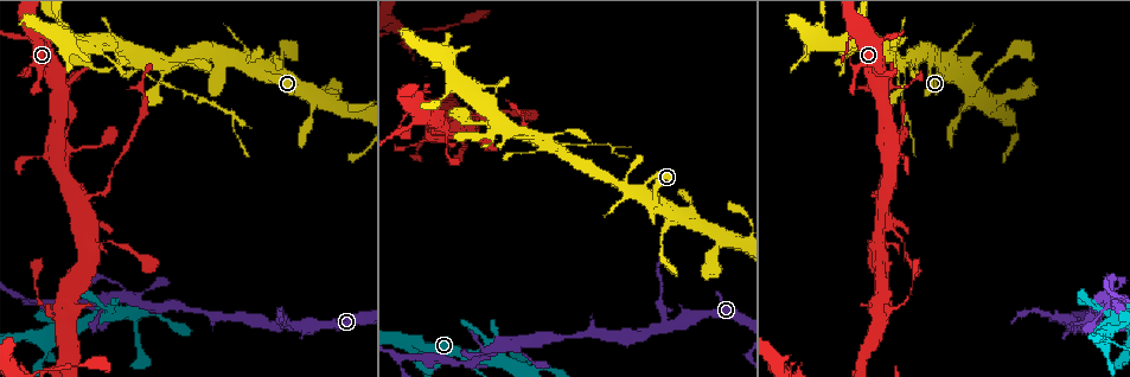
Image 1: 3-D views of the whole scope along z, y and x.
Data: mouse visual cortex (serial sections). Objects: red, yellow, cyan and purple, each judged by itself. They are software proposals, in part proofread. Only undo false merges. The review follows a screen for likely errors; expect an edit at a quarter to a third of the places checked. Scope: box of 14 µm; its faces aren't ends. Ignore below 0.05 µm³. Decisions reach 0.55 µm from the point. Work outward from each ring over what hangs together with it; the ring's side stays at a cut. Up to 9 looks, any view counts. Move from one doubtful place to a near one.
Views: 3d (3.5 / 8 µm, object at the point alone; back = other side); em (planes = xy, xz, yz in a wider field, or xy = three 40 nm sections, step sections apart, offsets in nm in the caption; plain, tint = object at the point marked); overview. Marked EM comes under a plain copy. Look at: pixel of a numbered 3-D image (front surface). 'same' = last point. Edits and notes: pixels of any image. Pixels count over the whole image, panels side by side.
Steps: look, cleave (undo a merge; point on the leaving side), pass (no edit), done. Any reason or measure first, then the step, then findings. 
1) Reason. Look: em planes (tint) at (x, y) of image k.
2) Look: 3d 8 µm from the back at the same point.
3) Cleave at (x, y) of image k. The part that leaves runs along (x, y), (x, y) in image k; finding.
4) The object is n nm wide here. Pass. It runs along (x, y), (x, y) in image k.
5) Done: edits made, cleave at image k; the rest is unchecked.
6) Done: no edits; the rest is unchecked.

Small branch off a trunk. Look: 3d 8 µm at (875, 198) of image 1.

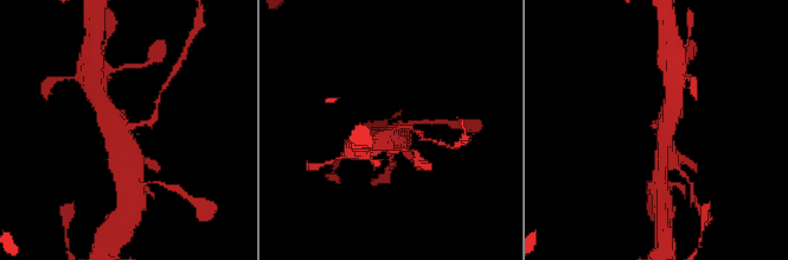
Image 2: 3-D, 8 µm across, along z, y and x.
3 arms meet here; the arms are 150, 500, 600 nm wide. Look: em planes (tint) at (393, 131) of image 2.

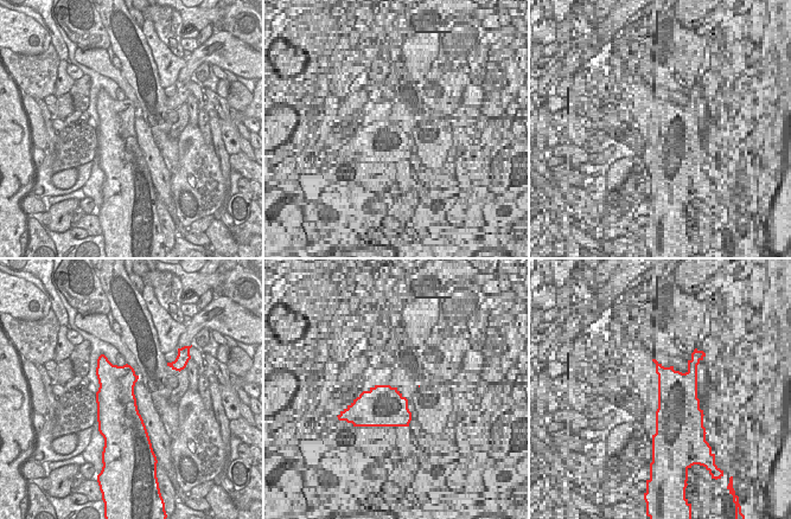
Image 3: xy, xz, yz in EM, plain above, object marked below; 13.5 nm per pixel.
Pass. Continuous, no second cell.

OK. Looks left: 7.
Three-way junction. Look: 3d 3.5 µm at (663, 324) of image 1.

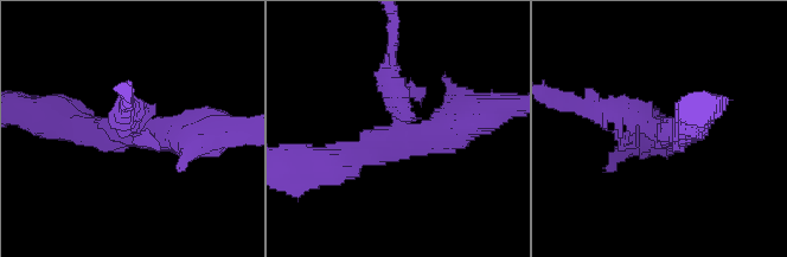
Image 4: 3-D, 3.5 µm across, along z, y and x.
Look: em xy step 2 (tint) at (402, 140) of image 4.

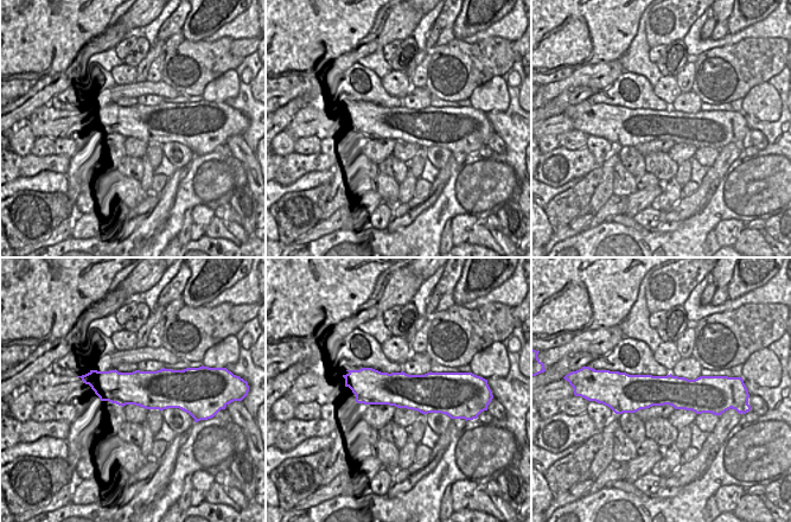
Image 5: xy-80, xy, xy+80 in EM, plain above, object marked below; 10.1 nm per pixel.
The arms are 300, 350, 500 nm wide. Cleave at (400, 85) of image 4. The part that leaves runs along (398, 115), (391, 84), (391, 33) in image 4; a second cell is stuck on.

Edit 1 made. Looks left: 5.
Look: overview.

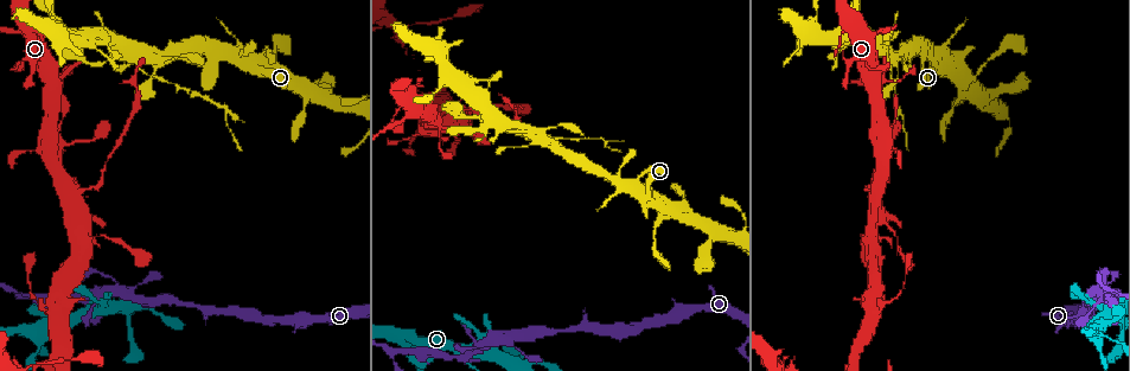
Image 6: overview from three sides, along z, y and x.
Small branch off a trunk. Look: 3d 8 µm at (116, 292) of image 6.

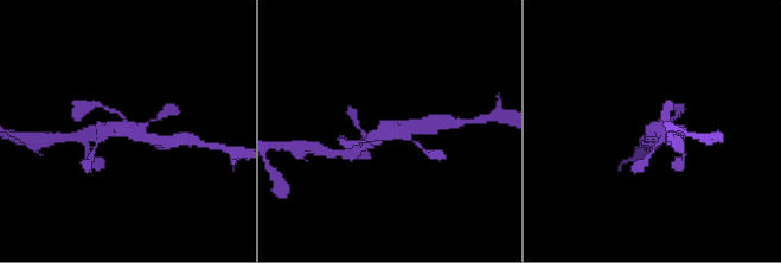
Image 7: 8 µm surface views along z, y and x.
4 arms meet here; the arms are 150, 200, 350, 400 nm wide; shape alone is not enough. Look: em xy step 2 (tint) at (124, 132) of image 7.

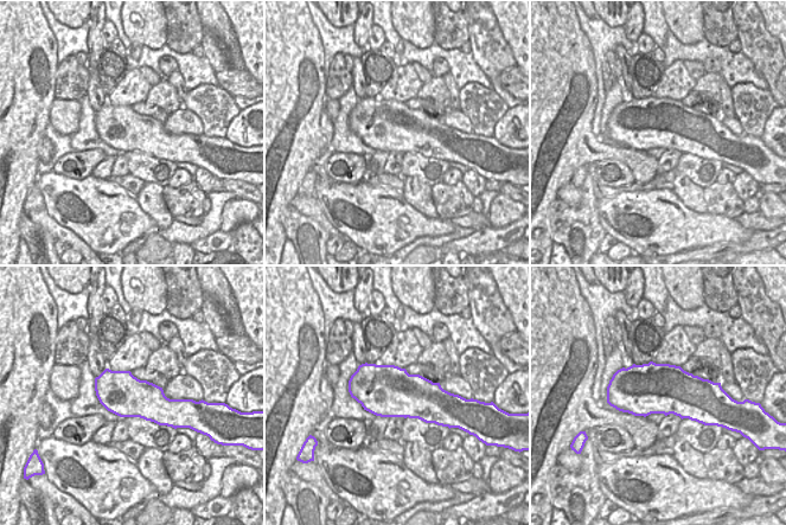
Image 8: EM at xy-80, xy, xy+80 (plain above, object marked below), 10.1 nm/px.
Pass. It runs along (420, 126), (384, 130), (362, 148) in image 7; all the same cell.

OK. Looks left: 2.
Branch point. Look: 3d 3.5 µm at (1108, 289) of image 6.

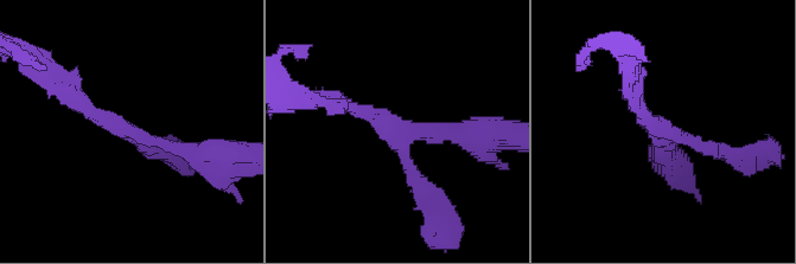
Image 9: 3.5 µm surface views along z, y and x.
3 arms meet here; the arms are 200, 200, 350 nm wide. Look: em xy step 2 (tint) at (144, 135) of image 9.

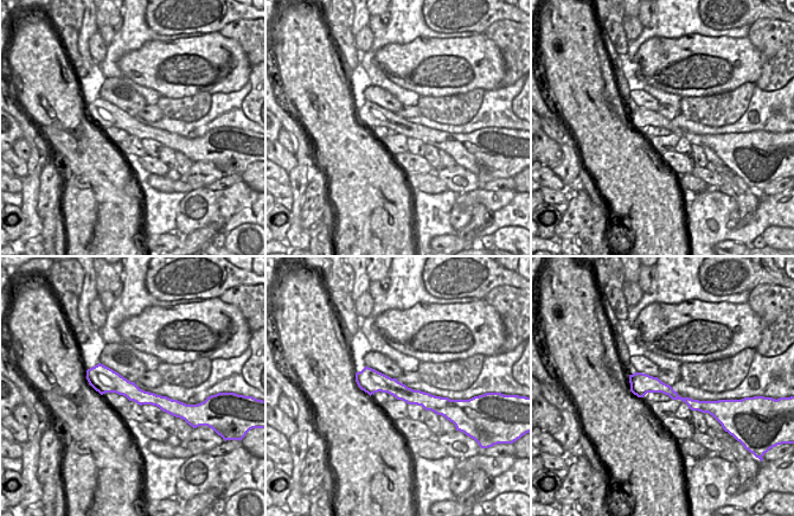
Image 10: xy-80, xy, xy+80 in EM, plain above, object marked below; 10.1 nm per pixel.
Pass. It runs along (220, 153), (150, 142), (81, 102) in image 9; one cell here.

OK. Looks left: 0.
Done: edits made, cleave at image 4; the rest is unchecked.

